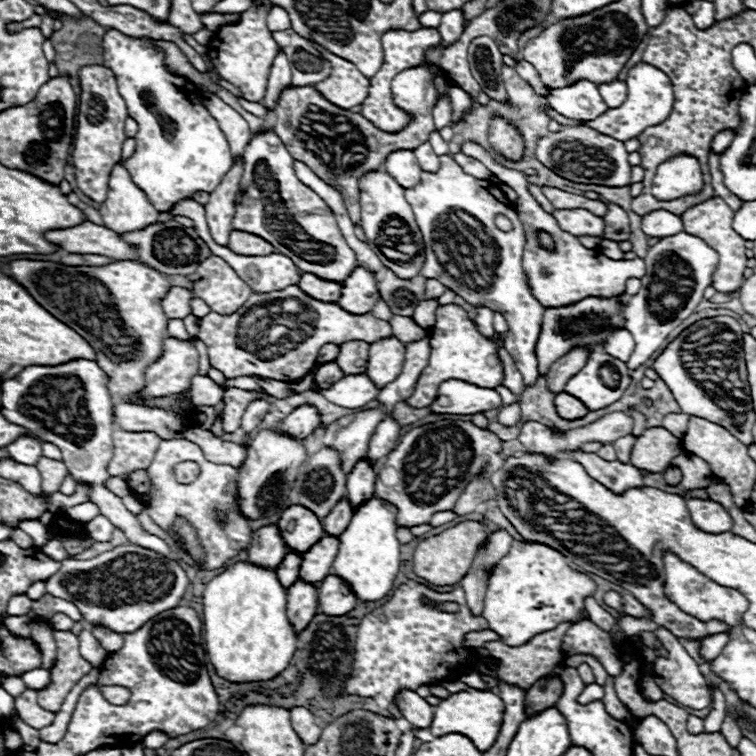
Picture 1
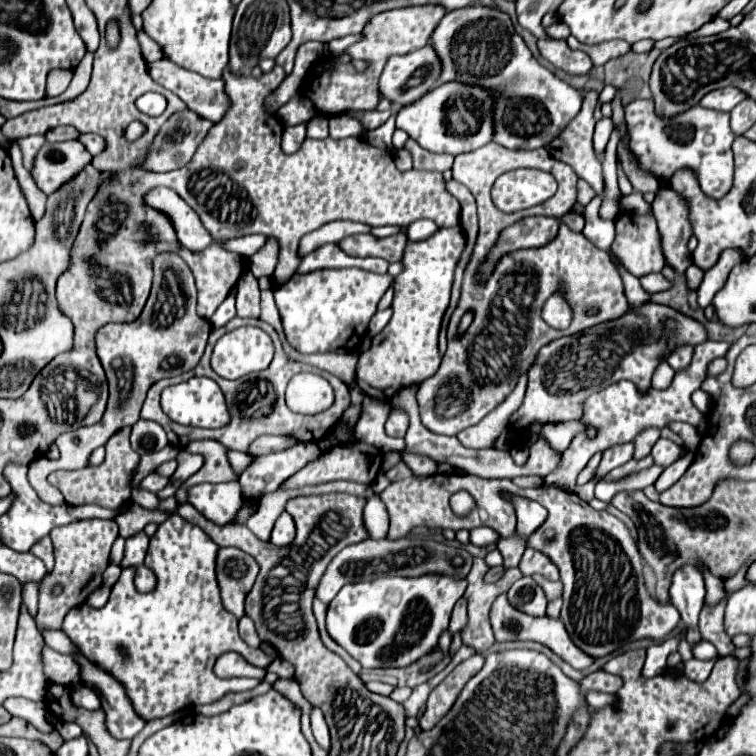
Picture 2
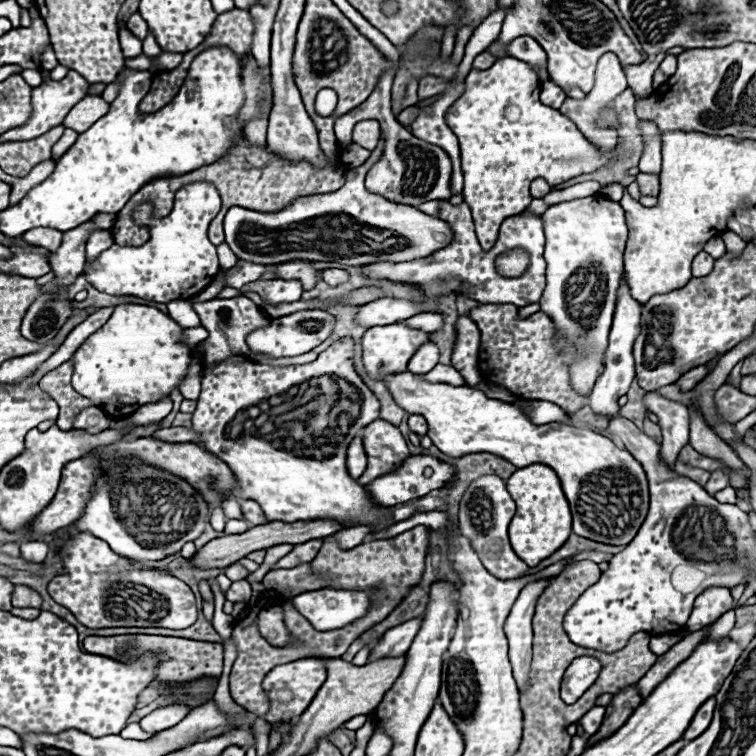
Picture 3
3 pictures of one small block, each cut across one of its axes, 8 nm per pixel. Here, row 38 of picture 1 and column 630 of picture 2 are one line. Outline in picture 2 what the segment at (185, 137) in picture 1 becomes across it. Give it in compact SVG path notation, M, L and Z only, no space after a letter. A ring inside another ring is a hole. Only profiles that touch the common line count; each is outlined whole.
M634 100L624 106L624 114L630 134L630 150L642 170L650 172L656 180L666 182L676 170L688 168L698 178L702 192L710 198L722 198L730 190L734 176L730 146L736 136L730 130L728 114L694 106L682 114L668 118L666 122L666 118L656 116L652 100Z

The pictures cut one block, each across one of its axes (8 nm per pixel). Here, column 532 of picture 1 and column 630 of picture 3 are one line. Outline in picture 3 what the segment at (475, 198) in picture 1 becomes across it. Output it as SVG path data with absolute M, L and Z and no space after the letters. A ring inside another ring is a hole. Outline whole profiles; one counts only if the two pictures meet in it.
M622 282L618 288L618 302L616 302L616 312L614 312L614 322L612 322L612 330L610 330L610 344L606 348L606 356L604 356L604 372L600 374L600 378L594 384L594 390L590 394L590 408L594 410L594 414L604 416L608 420L614 420L614 416L620 416L620 406L618 406L618 398L624 396L630 388L630 382L634 380L634 358L632 358L632 344L640 332L640 310L642 304L632 300L628 286Z

